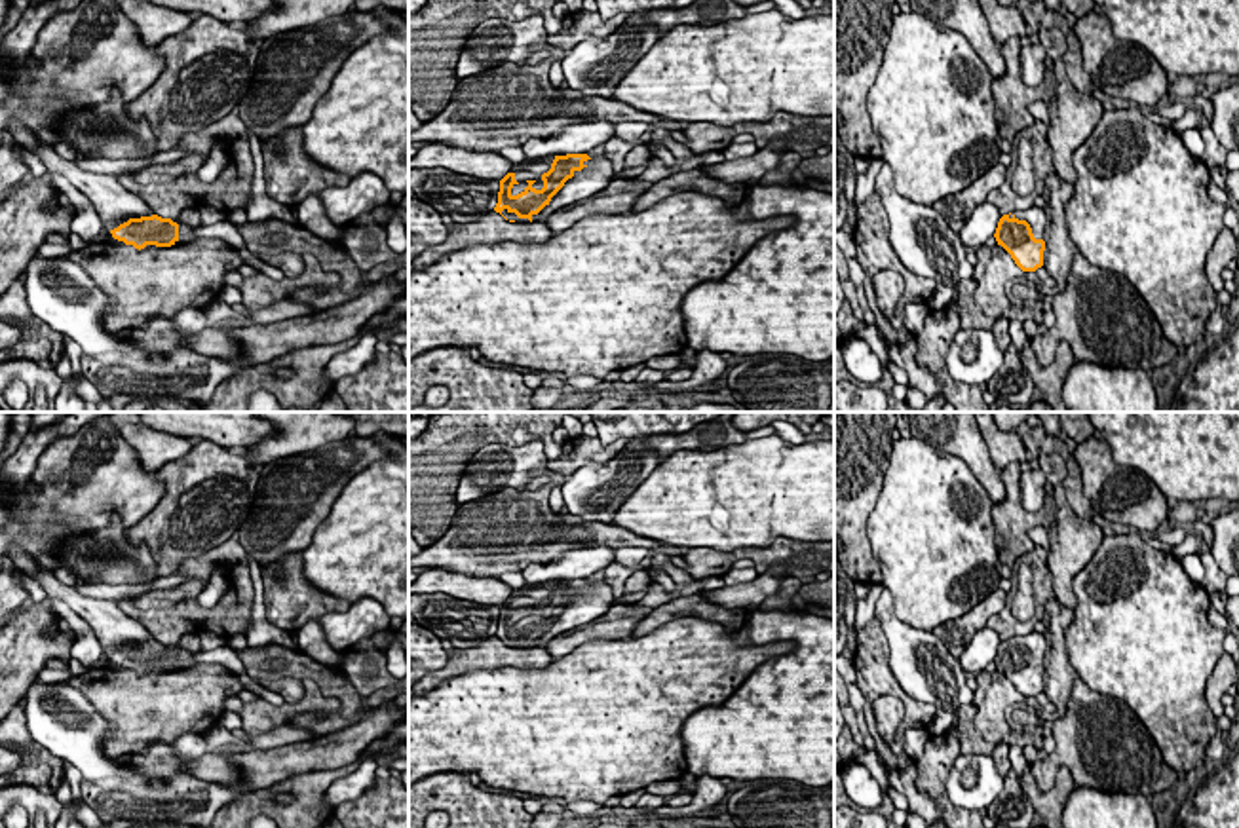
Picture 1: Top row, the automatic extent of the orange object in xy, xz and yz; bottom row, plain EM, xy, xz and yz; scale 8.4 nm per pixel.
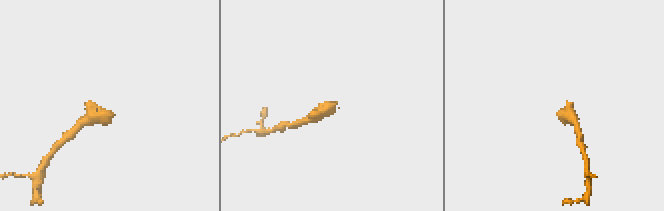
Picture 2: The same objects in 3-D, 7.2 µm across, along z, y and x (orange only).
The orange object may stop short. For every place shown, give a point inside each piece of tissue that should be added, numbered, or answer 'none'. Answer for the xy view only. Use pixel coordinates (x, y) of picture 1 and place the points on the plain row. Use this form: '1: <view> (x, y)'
1: xy (185, 658)

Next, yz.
1: yz (1034, 640)

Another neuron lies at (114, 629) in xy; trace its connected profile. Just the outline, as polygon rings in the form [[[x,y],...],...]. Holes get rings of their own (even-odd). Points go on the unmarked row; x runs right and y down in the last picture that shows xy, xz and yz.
[[[10,545],[8,555],[23,572],[34,575],[34,581],[49,598],[68,604],[91,627],[103,659],[129,644],[156,640],[143,623],[125,615],[116,602],[80,594],[76,587],[61,583],[55,574],[40,570],[19,545]]]

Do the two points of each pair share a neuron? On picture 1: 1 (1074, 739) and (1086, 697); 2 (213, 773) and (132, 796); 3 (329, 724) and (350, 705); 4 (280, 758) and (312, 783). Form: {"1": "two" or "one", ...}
{"1": "one", "2": "two", "3": "one", "4": "two"}

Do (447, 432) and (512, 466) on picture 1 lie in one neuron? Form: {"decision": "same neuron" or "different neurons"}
{"decision": "different neurons"}

